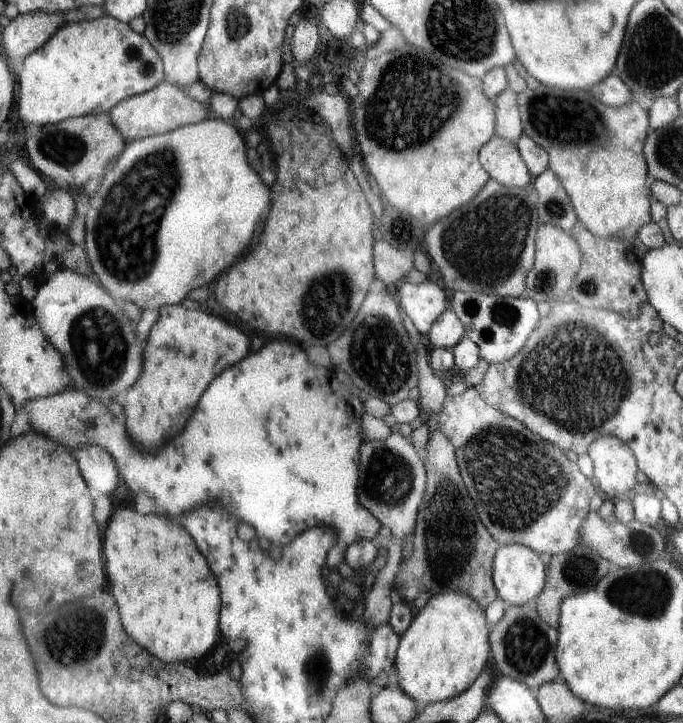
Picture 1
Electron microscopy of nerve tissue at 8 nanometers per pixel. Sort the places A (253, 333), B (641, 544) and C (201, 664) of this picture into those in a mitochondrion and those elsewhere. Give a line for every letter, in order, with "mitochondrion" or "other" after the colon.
A: other
B: mitochondrion
C: other

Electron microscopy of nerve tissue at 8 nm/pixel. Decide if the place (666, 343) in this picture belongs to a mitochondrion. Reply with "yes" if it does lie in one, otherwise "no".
no

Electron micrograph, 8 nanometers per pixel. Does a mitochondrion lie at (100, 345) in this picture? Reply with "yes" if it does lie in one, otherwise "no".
yes

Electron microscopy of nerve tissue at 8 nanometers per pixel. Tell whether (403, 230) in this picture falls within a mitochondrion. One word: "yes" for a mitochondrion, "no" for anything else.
no

